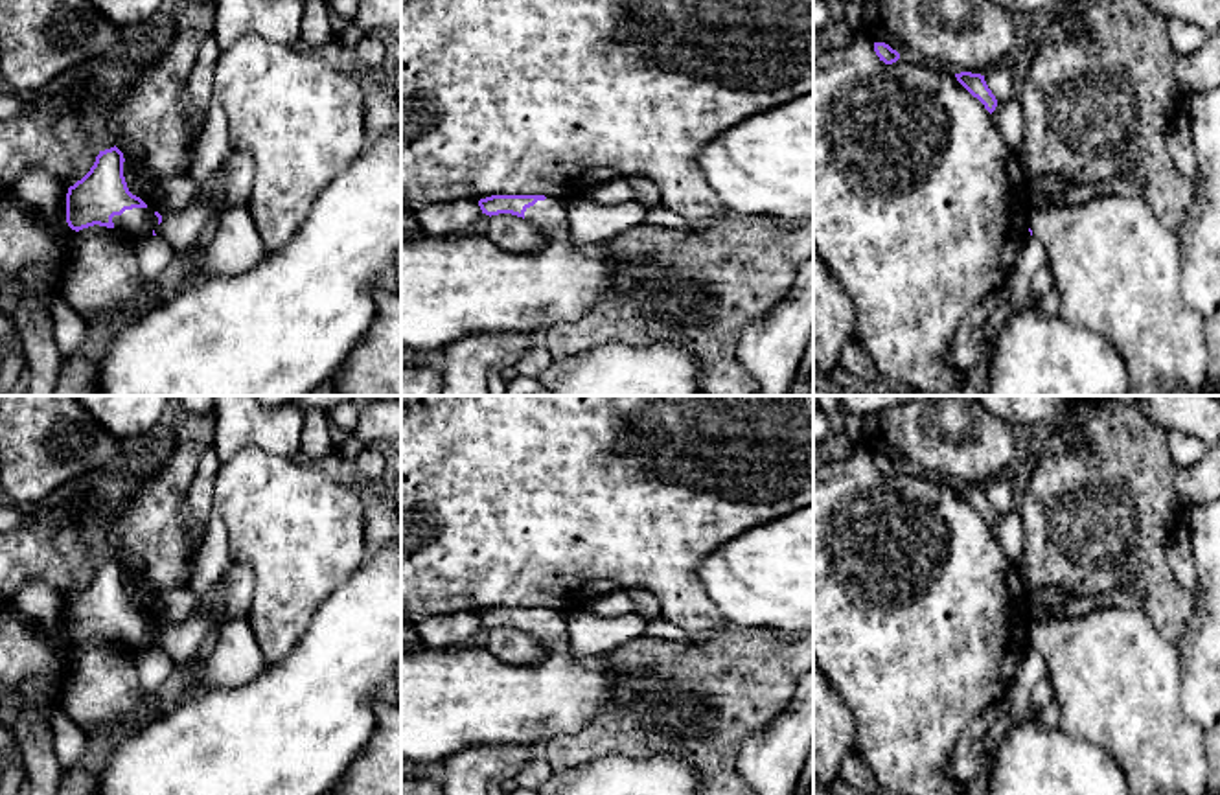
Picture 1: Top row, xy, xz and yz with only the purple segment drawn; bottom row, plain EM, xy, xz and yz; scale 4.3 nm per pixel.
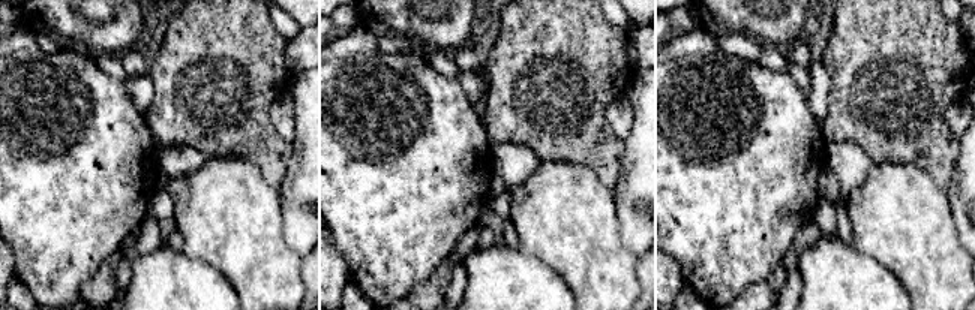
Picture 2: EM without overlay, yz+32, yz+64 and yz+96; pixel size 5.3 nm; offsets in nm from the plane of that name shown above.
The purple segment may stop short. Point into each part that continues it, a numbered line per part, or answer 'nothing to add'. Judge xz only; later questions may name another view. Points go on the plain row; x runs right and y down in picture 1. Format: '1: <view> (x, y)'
1: xz (451, 700)

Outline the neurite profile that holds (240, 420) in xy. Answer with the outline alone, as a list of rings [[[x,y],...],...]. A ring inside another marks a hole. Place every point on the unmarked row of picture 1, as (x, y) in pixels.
[[[213,396],[213,449],[221,462],[254,445],[270,455],[296,456],[304,414],[293,403],[263,407],[254,396]]]

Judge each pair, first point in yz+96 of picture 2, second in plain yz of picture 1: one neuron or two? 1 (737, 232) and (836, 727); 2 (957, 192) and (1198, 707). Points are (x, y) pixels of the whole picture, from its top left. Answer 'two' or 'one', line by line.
1: two
2: one

